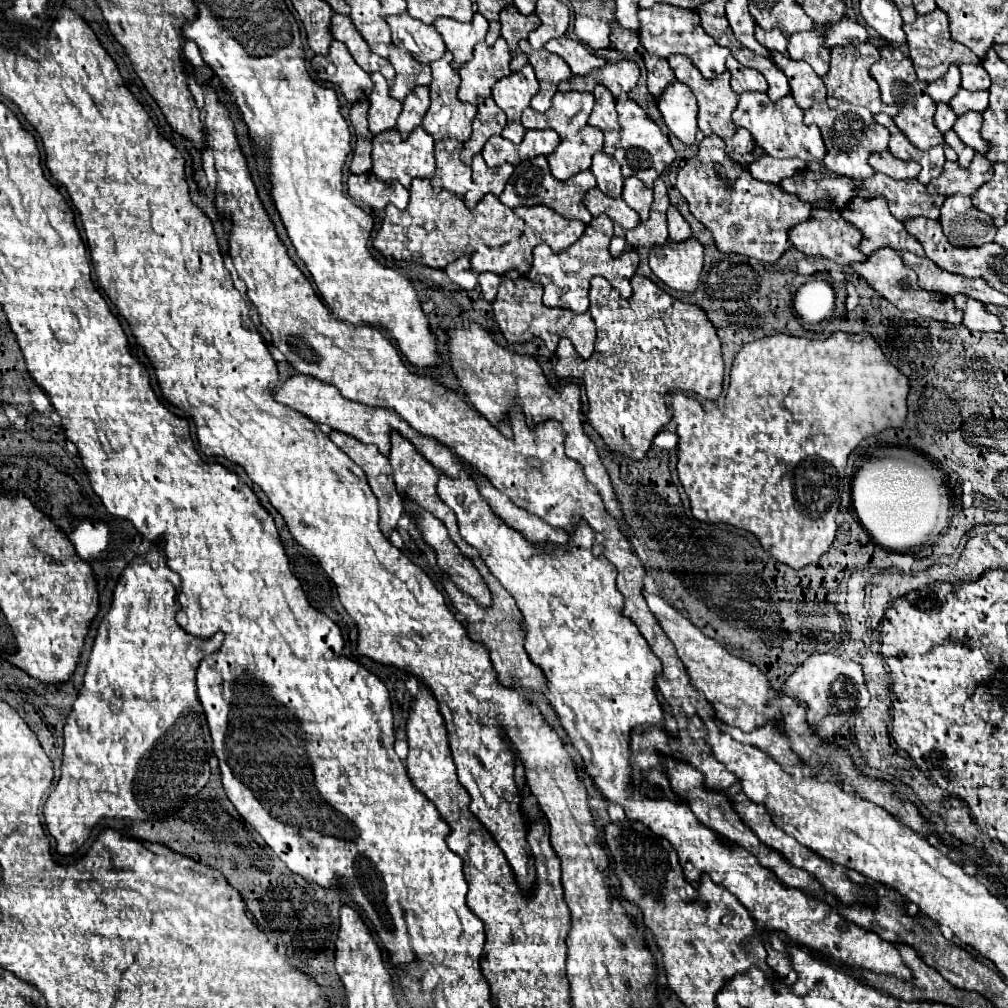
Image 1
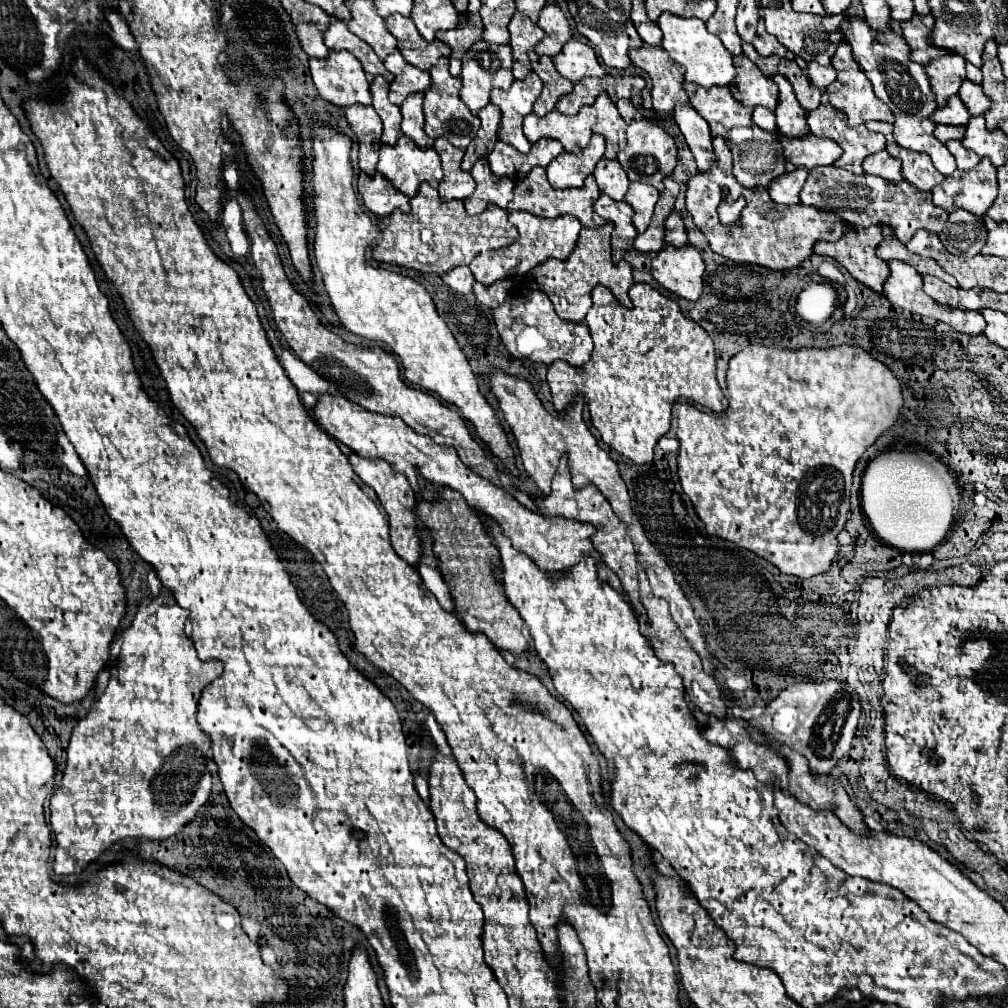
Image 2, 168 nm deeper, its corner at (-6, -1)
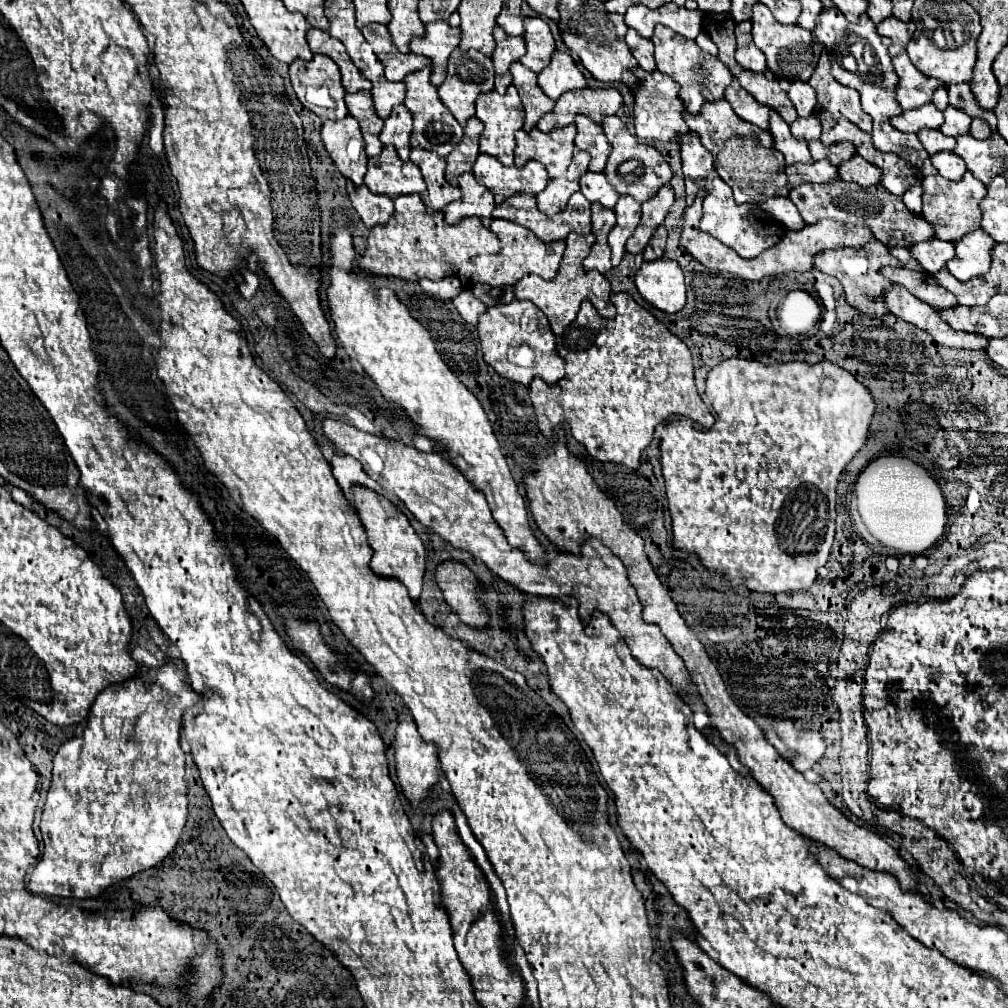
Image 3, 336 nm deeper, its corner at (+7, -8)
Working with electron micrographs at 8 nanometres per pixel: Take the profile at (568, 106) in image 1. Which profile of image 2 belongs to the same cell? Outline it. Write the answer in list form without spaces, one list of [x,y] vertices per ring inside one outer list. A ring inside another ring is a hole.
[[[583,105],[577,115],[563,115],[561,111],[553,109],[545,117],[537,117],[529,113],[523,123],[523,131],[531,143],[539,141],[541,137],[551,137],[563,143],[565,151],[581,151],[587,147],[593,135],[595,123],[595,107]]]

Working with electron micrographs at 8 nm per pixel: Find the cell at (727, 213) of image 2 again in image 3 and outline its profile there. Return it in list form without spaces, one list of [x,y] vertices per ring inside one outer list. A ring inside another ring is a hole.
[[[688,132],[682,136],[680,152],[682,152],[682,172],[686,178],[688,206],[694,202],[694,198],[700,190],[706,192],[702,203],[700,226],[698,226],[700,232],[706,232],[706,234],[714,236],[716,240],[720,240],[722,244],[734,248],[738,252],[738,256],[742,256],[742,258],[756,258],[760,252],[764,252],[780,242],[780,238],[784,236],[784,226],[756,204],[736,204],[734,202],[730,186],[718,176],[718,172],[714,168],[712,154],[700,144],[700,138],[694,132]]]

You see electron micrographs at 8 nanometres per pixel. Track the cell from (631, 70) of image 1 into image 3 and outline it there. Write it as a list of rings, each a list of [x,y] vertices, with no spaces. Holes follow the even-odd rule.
[[[584,88],[562,94],[554,110],[538,122],[538,130],[552,132],[554,128],[568,126],[574,122],[576,114],[588,116],[592,122],[600,124],[602,118],[612,116],[622,106],[622,96],[616,88]]]

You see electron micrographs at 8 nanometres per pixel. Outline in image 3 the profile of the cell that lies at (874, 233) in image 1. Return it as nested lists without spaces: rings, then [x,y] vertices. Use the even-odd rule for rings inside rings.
[[[882,268],[882,276],[886,276],[890,282],[904,286],[912,296],[918,300],[930,304],[936,310],[946,310],[958,306],[958,300],[954,294],[944,290],[930,274],[924,272],[912,272],[908,268]]]

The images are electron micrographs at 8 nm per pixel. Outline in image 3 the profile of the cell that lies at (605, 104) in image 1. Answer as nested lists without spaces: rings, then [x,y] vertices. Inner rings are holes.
[[[578,114],[576,128],[578,128],[578,134],[576,134],[574,144],[578,150],[584,150],[592,156],[590,172],[604,172],[604,166],[606,166],[606,160],[610,154],[610,144],[606,142],[606,138],[602,134],[602,126],[594,124],[594,122],[586,120],[582,114]]]

